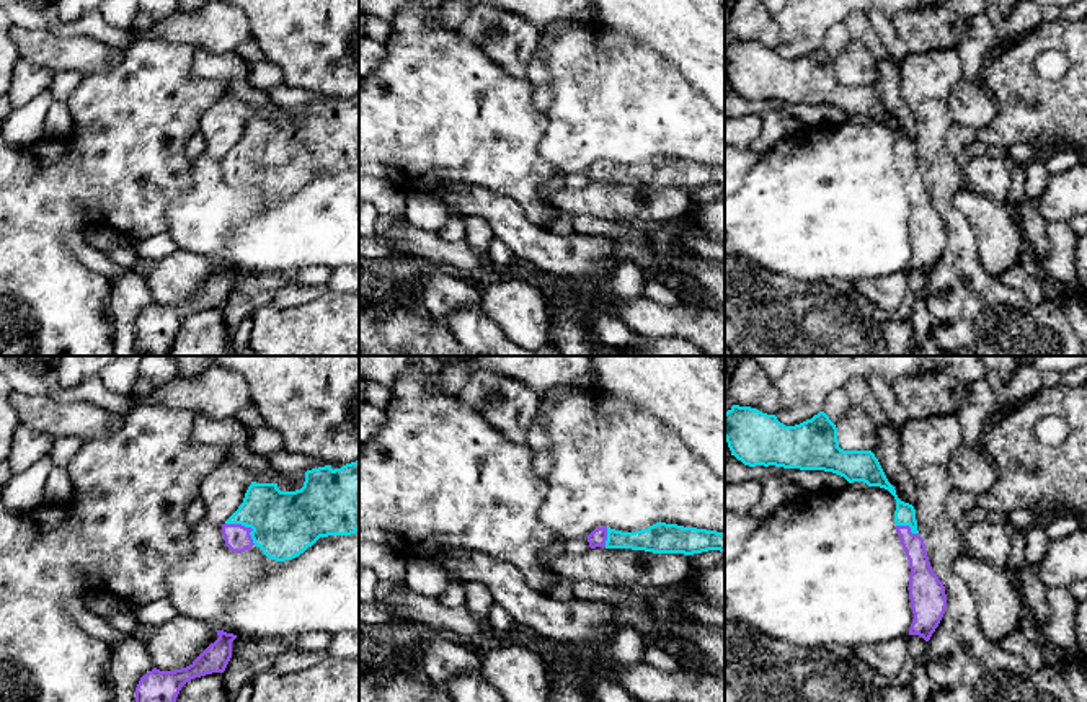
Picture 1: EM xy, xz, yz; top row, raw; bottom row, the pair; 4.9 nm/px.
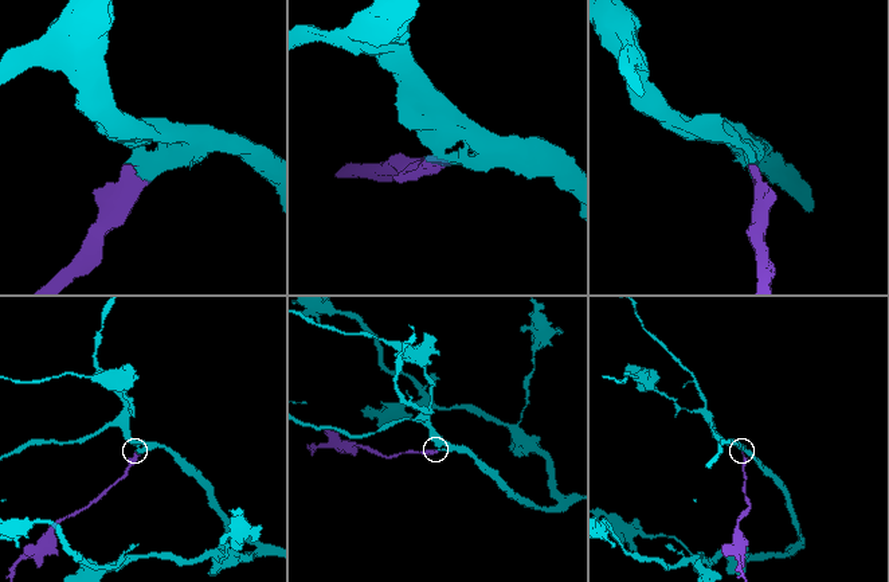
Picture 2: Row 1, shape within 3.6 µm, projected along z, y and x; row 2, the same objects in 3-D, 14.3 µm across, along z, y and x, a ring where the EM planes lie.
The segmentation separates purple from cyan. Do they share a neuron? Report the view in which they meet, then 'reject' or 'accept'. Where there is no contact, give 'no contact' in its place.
xy | accept

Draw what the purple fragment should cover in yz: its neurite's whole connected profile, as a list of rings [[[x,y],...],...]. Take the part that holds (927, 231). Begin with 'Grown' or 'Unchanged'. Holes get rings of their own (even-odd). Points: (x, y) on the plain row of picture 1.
Grown. [[[733,39],[725,47],[725,73],[731,90],[749,101],[824,104],[849,118],[863,116],[888,124],[896,134],[896,167],[911,202],[909,233],[914,253],[909,269],[930,274],[945,248],[945,220],[930,201],[914,140],[898,132],[872,85],[841,83],[837,62],[824,46],[800,59],[785,60],[775,49]]]

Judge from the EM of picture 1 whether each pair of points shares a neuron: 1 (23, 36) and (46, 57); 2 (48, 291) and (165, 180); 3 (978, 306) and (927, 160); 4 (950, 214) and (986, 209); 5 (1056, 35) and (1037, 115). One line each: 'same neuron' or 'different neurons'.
1: same neuron
2: same neuron
3: same neuron
4: different neurons
5: same neuron

